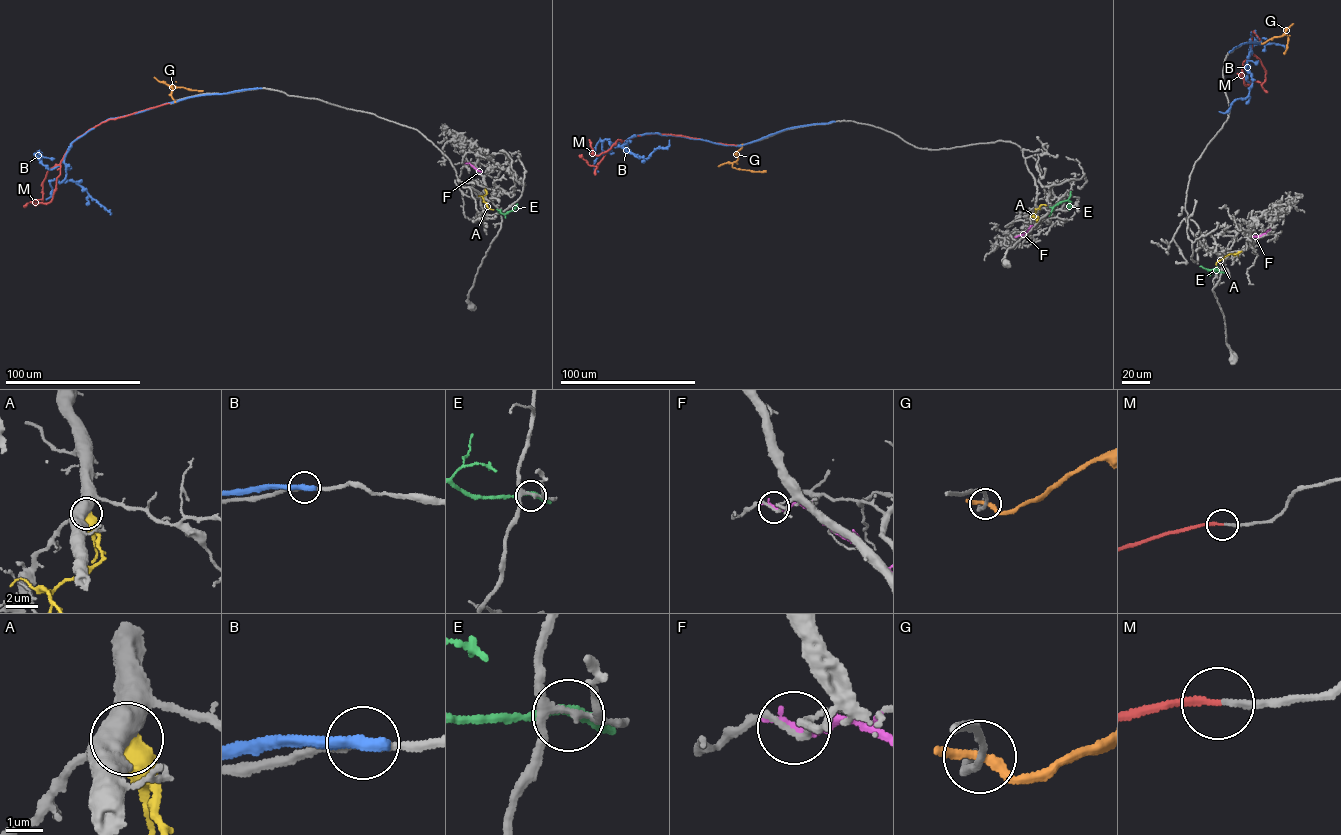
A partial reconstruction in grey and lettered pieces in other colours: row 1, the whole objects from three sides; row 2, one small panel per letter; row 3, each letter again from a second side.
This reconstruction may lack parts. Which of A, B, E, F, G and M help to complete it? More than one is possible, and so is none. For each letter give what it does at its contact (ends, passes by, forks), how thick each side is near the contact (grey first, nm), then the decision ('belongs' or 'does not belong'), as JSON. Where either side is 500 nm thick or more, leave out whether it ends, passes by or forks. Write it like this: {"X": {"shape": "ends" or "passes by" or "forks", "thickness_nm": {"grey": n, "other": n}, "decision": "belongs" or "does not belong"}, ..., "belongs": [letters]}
{"A": {"shape": "passes by", "thickness_nm": {"grey": 440, "other": 400}, "decision": "does not belong"}, "B": {"shape": "ends", "thickness_nm": {"grey": 240, "other": 420}, "decision": "does not belong"}, "E": {"shape": "passes by", "thickness_nm": {"grey": 150, "other": 240}, "decision": "does not belong"}, "F": {"shape": "ends", "thickness_nm": {"grey": 140, "other": 240}, "decision": "does not belong"}, "G": {"shape": "passes by", "thickness_nm": {"grey": 190, "other": 240}, "decision": "does not belong"}, "M": {"shape": "ends", "thickness_nm": {"grey": 190, "other": 180}, "decision": "belongs"}, "belongs": ["M"]}

